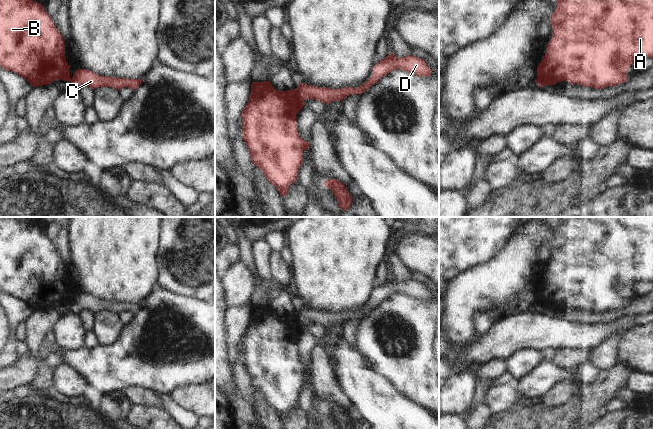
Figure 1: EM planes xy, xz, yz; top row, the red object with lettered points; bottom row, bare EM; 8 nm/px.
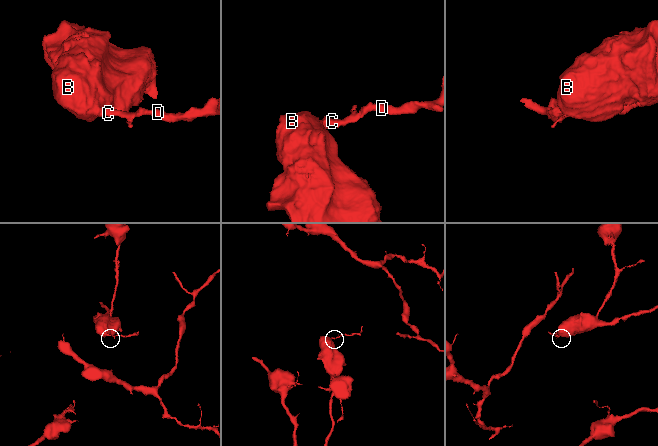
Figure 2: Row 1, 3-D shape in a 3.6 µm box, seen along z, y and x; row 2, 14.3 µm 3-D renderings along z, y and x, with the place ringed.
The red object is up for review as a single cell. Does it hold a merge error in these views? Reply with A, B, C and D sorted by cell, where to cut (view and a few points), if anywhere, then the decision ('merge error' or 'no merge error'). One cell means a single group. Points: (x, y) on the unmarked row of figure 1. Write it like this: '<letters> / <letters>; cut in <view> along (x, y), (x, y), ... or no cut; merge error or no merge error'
A B / C D; cut in xz along (294, 313), (299, 320), (304, 322); merge error

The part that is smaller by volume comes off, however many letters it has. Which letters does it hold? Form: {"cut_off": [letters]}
{"cut_off": ["C", "D"]}

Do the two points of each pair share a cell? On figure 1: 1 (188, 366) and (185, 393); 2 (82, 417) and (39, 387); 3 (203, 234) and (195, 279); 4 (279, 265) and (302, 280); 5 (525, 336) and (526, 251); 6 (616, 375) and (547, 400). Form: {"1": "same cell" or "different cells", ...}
{"1": "different cells", "2": "different cells", "3": "same cell", "4": "different cells", "5": "different cells", "6": "different cells"}

